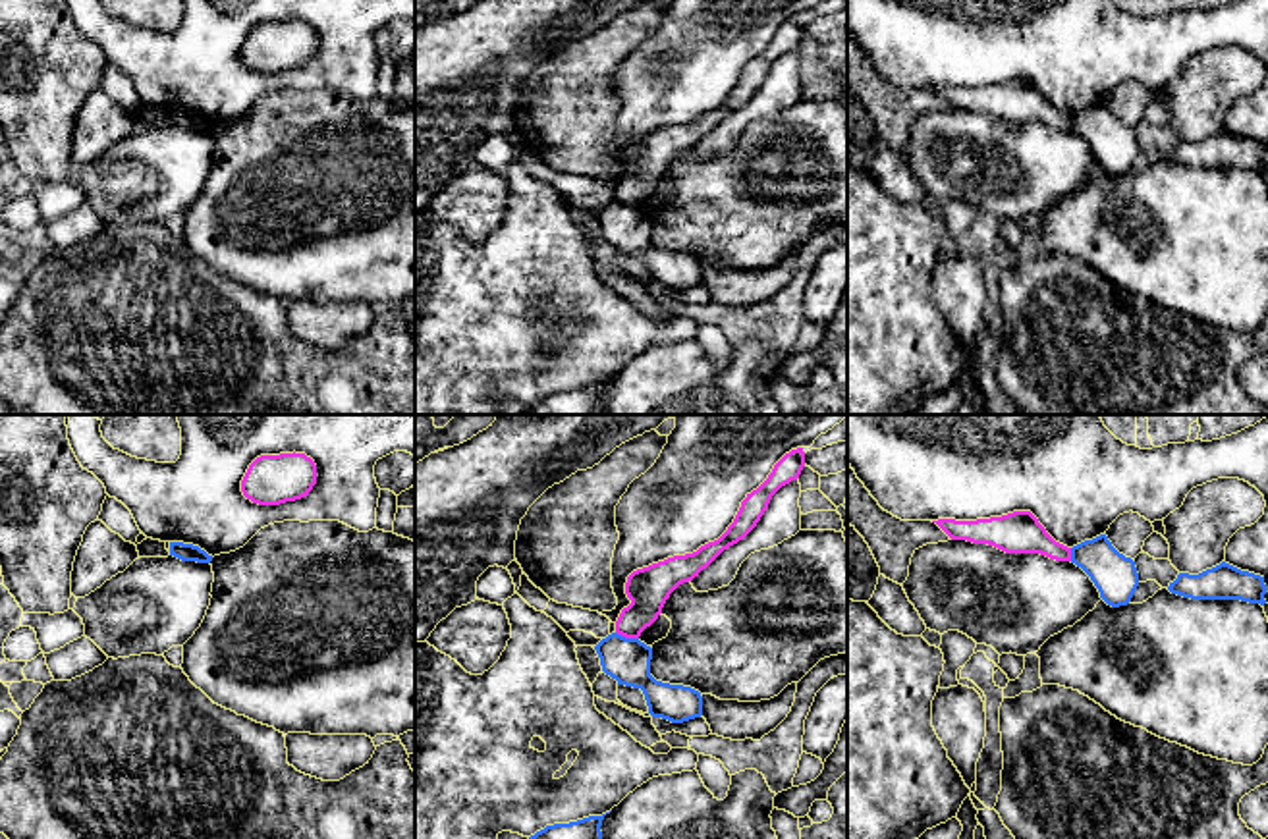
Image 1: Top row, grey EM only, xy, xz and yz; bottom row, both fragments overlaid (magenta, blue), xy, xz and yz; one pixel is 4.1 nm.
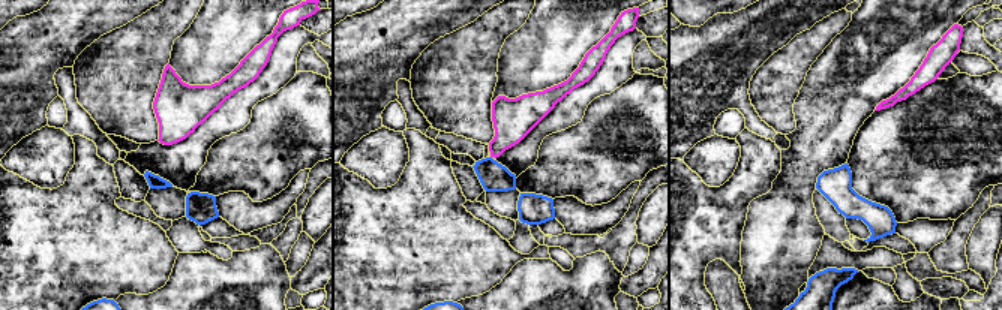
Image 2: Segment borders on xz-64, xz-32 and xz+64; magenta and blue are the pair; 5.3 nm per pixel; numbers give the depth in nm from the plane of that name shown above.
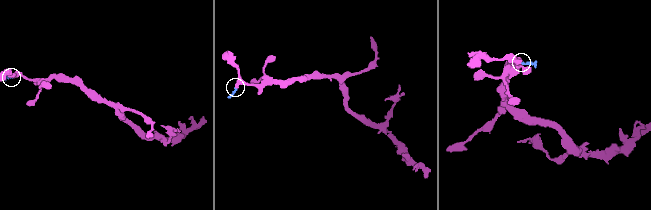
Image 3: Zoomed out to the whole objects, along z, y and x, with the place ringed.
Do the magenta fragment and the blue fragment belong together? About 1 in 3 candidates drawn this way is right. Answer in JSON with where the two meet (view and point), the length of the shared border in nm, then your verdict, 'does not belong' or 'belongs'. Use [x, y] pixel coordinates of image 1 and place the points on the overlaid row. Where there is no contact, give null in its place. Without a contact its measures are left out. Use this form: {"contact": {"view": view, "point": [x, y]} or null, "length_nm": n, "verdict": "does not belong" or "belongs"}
{"contact": {"view": "xz", "point": [628, 637]}, "length_nm": 100, "verdict": "does not belong"}

